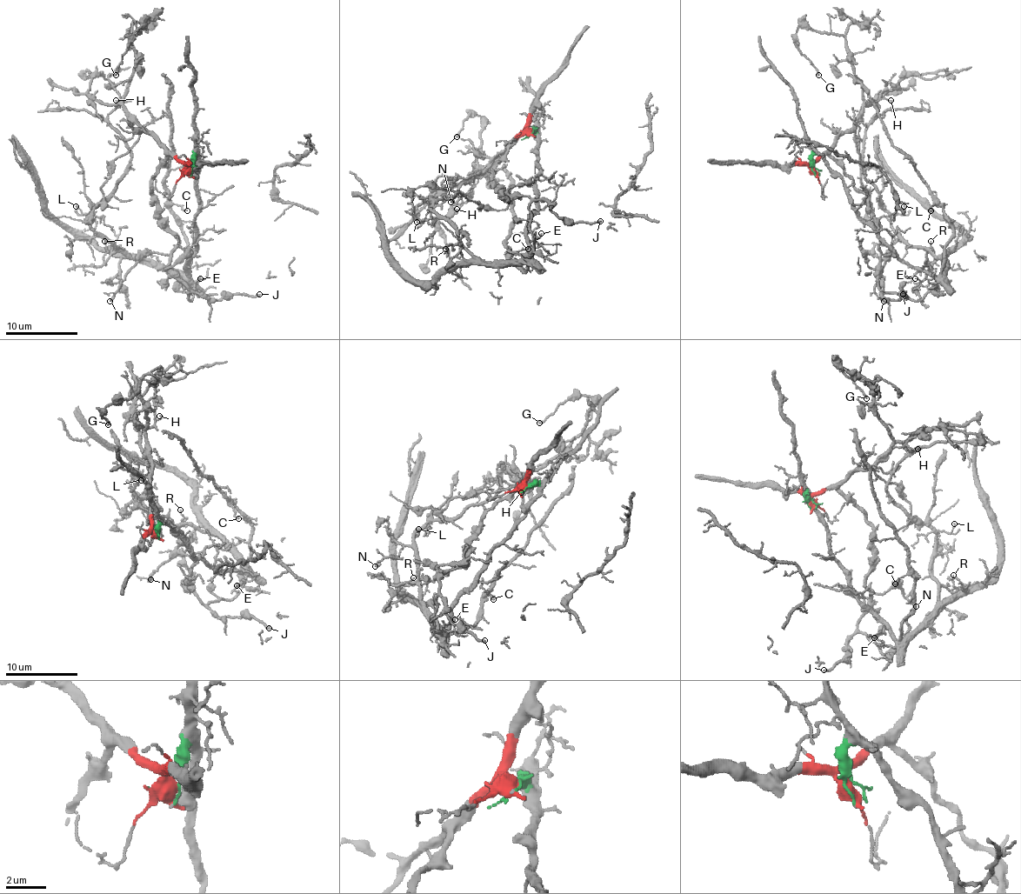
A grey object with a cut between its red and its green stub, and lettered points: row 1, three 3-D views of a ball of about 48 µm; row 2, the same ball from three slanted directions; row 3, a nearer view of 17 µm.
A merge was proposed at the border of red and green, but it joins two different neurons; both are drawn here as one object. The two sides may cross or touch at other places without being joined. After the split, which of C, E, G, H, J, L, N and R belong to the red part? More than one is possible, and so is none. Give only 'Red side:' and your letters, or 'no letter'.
Red side: G, J, N

